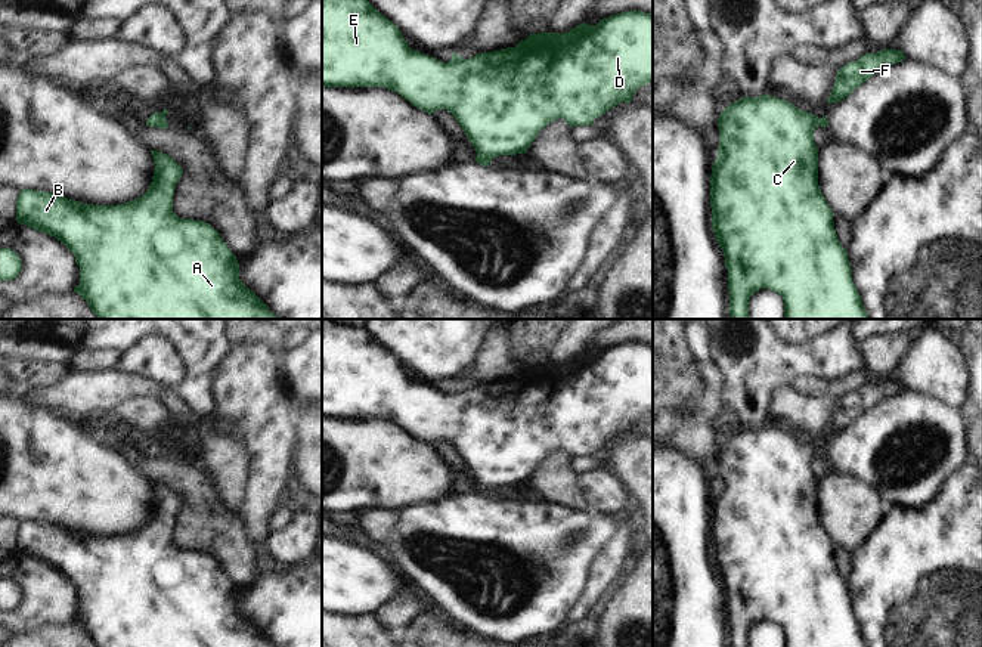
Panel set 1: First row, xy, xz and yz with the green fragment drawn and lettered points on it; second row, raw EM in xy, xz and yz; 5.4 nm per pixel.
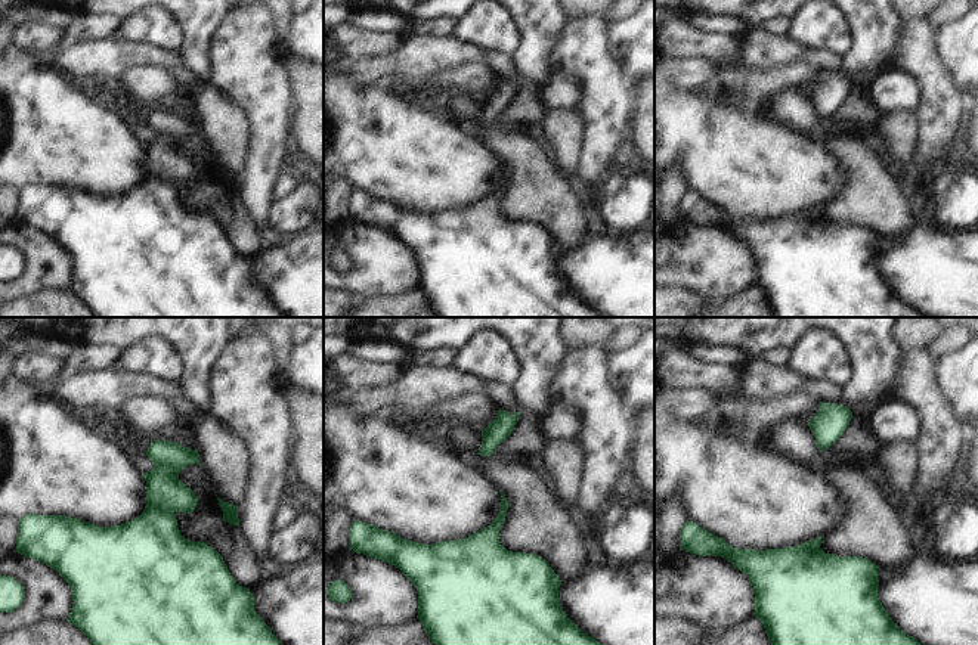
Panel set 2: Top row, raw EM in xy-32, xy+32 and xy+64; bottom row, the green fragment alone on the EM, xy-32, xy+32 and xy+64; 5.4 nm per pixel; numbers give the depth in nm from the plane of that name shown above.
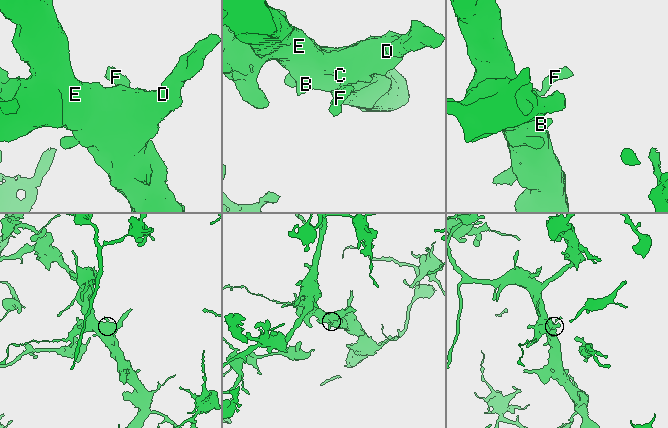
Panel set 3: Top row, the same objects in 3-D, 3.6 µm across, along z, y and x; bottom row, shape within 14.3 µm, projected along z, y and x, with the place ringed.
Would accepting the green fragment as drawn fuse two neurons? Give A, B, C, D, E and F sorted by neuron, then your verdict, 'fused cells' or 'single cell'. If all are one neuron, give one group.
groups A B C D E F; single cell

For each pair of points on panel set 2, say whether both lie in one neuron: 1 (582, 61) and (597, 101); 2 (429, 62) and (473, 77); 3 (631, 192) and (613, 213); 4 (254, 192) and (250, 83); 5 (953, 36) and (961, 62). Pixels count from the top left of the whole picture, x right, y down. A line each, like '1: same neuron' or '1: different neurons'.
1: same neuron
2: different neurons
3: same neuron
4: same neuron
5: same neuron

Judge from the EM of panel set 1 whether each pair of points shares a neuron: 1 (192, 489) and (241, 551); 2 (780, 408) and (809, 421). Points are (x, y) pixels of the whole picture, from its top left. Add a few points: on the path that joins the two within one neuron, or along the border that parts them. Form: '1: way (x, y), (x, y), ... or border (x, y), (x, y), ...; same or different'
1: way (200, 504), (201, 511), (226, 536); same
2: way (787, 408), (796, 408), (802, 414); same

